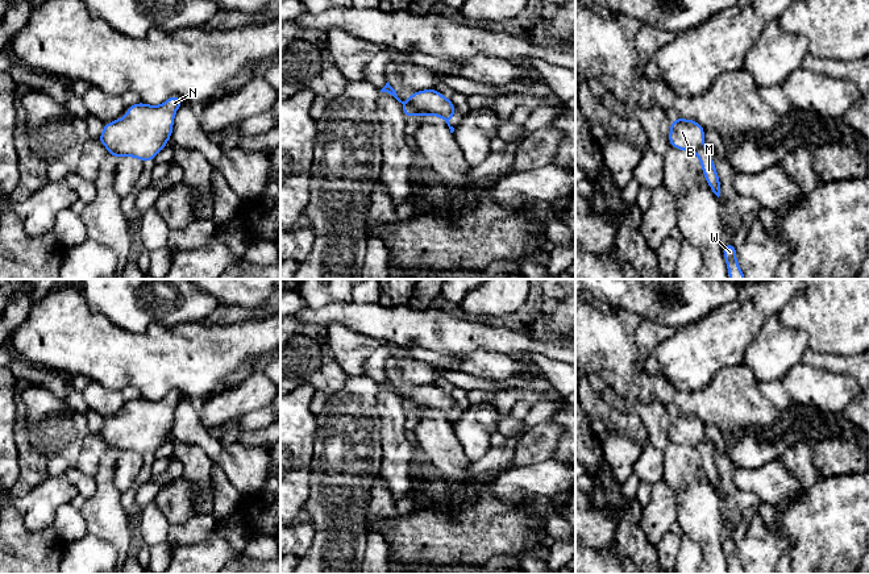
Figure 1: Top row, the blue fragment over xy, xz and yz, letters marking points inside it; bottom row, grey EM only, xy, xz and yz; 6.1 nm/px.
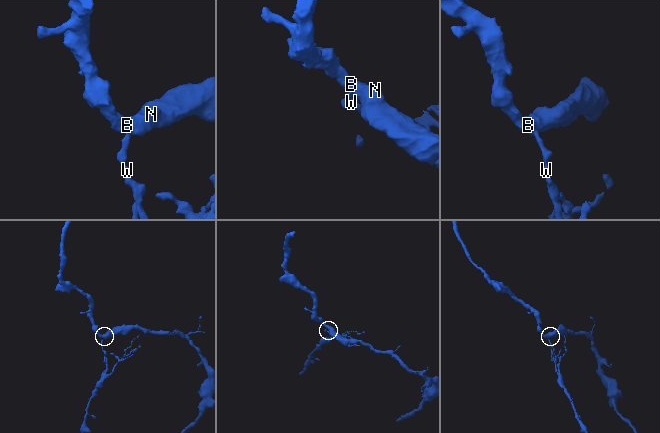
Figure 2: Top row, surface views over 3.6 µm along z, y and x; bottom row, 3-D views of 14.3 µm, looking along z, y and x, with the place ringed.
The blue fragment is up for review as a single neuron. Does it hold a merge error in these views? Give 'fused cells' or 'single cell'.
fused cells

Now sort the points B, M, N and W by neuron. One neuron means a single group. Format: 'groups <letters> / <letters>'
groups B N / M W

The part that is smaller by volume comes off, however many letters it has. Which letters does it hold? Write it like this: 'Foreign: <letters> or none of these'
Foreign: M, W

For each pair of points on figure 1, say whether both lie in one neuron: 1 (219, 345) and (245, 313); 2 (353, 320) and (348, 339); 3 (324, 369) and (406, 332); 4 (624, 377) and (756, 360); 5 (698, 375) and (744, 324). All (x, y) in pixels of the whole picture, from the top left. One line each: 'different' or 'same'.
1: different
2: different
3: different
4: different
5: same

